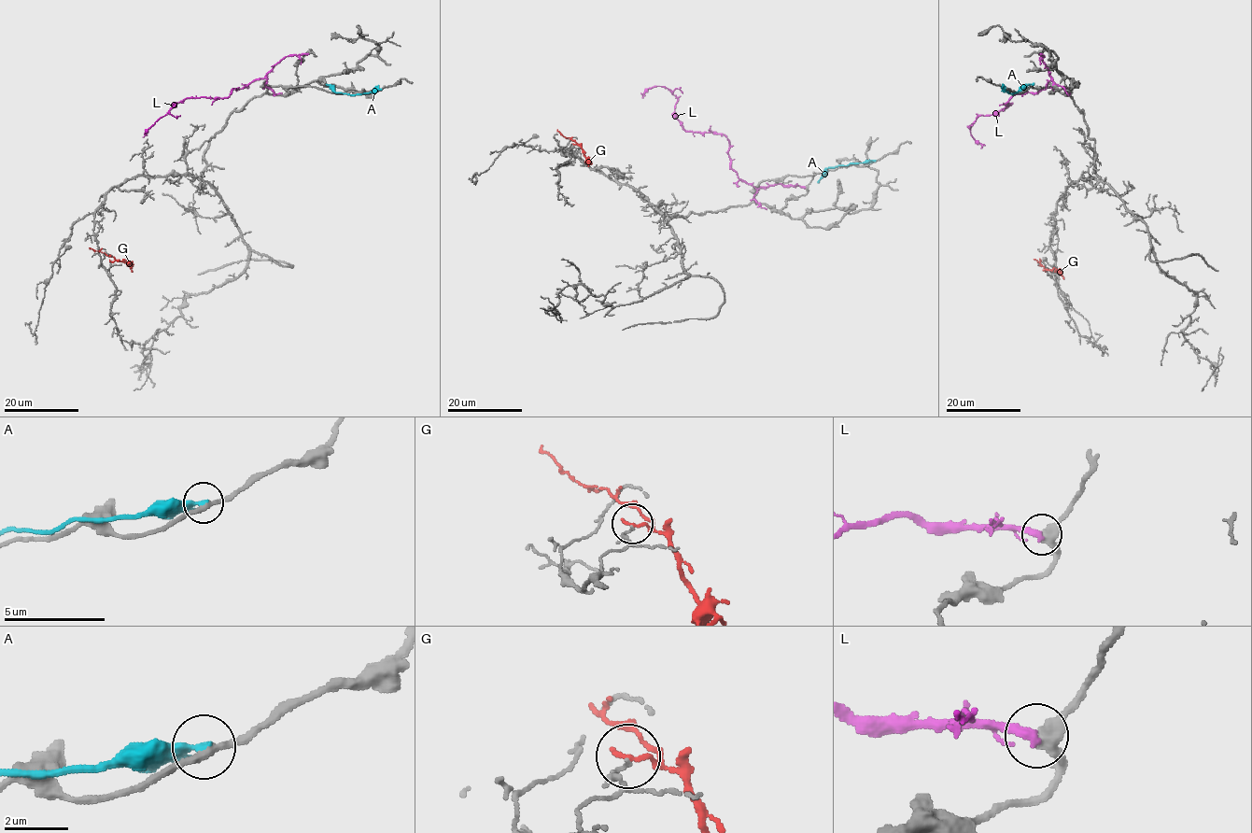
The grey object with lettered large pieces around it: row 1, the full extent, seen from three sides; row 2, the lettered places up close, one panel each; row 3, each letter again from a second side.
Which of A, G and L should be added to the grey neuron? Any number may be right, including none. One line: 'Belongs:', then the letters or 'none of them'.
Belongs: none of them

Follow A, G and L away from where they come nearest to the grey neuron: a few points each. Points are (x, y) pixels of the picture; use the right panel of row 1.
A: (1001, 88), (1012, 93), (1033, 83)
G: (1045, 271), (1039, 261), (1033, 259)
L: (1040, 54), (1051, 78), (1048, 83), (1036, 92), (1015, 94), (998, 112), (978, 117), (970, 131), (980, 148)

